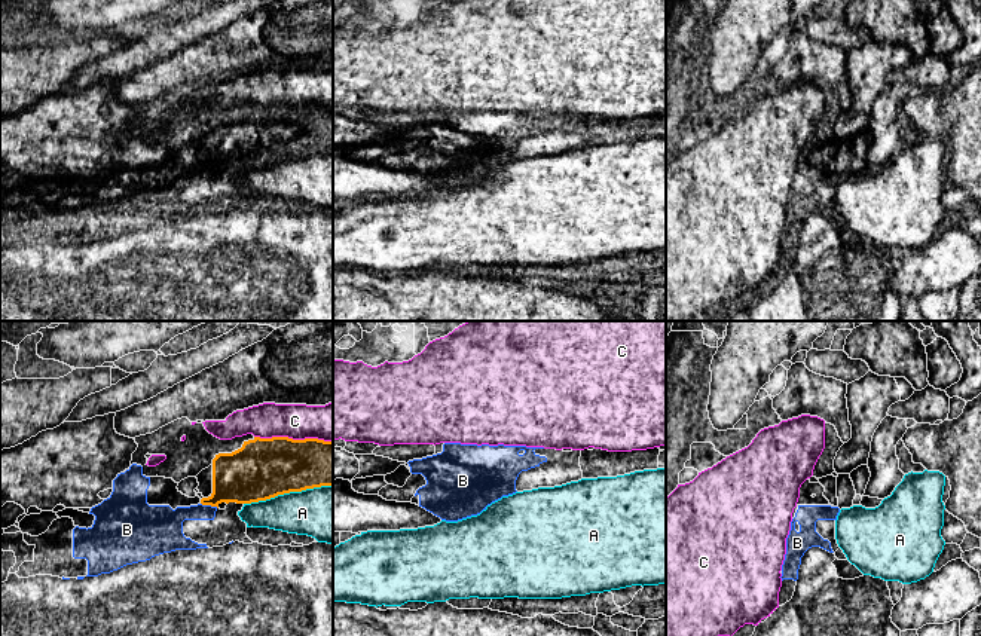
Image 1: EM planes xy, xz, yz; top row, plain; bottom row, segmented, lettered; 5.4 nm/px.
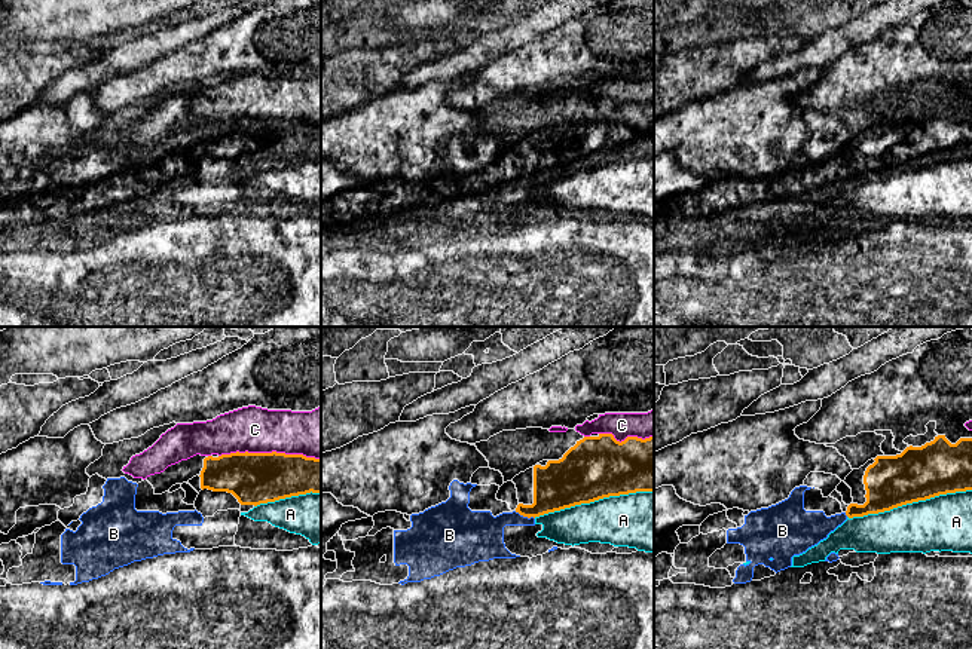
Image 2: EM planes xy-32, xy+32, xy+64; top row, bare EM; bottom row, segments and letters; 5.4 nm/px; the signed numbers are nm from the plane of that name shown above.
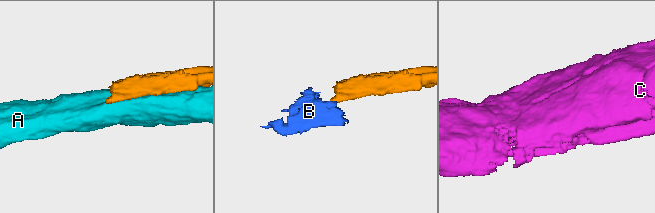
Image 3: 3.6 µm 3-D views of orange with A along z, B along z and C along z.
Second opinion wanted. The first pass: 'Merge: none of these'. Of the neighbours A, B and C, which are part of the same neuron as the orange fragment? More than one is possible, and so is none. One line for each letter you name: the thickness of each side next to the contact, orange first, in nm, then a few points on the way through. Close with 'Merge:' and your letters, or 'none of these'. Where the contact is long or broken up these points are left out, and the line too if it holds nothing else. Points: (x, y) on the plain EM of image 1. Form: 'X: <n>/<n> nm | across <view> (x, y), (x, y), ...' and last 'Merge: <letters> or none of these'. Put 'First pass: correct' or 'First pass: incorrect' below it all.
B: 300/160 nm | across xy (245, 143), (235, 146), (210, 171), (168, 190)
Merge: B
First pass: incorrect

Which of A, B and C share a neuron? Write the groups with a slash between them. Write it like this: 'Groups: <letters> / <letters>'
Groups: A / B / C

